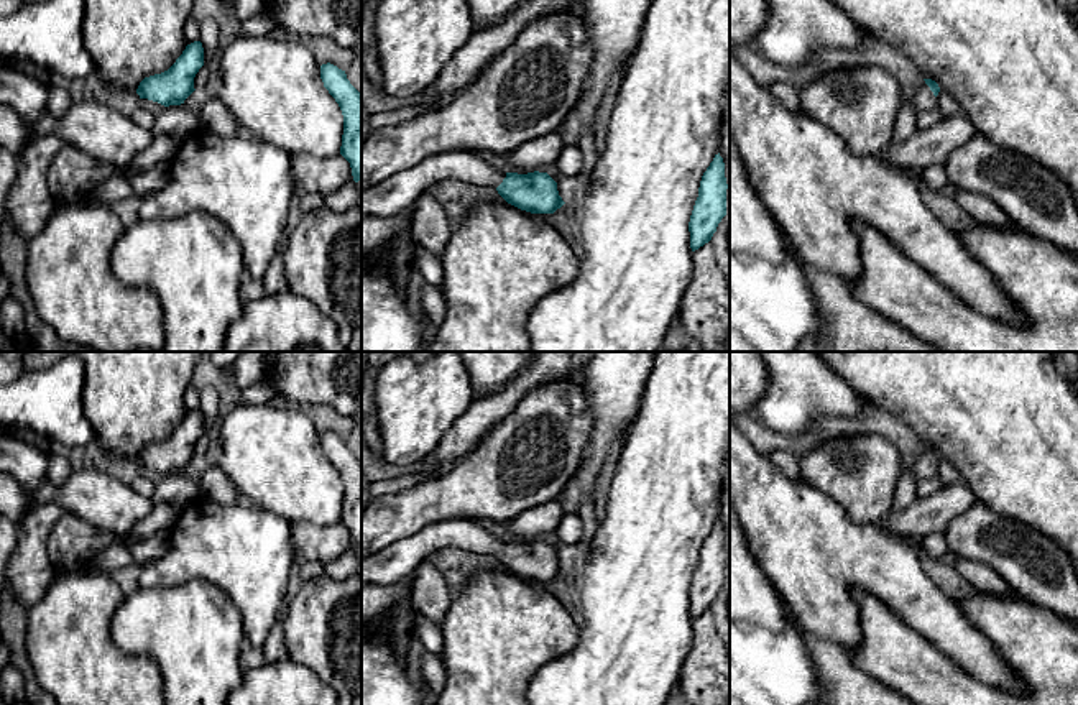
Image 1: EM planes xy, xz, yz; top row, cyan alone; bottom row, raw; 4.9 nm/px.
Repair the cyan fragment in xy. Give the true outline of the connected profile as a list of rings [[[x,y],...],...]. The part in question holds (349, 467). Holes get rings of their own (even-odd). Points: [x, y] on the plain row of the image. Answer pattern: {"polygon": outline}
{"polygon": [[[327,431],[320,434],[324,455],[343,483],[340,523],[350,531],[353,549],[362,547],[362,462],[350,452],[345,439]]]}

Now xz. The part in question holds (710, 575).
{"polygon": [[[718,521],[702,544],[698,565],[690,583],[692,620],[712,608],[718,592],[726,583],[726,557],[725,531]]]}

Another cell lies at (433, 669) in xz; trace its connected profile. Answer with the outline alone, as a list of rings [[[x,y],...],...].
[[[424,651],[421,657],[422,679],[429,684],[431,690],[440,692],[445,684],[445,669],[442,657]]]

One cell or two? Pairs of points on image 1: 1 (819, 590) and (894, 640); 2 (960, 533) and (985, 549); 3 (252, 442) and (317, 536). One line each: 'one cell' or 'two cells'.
1: two cells
2: one cell
3: two cells

